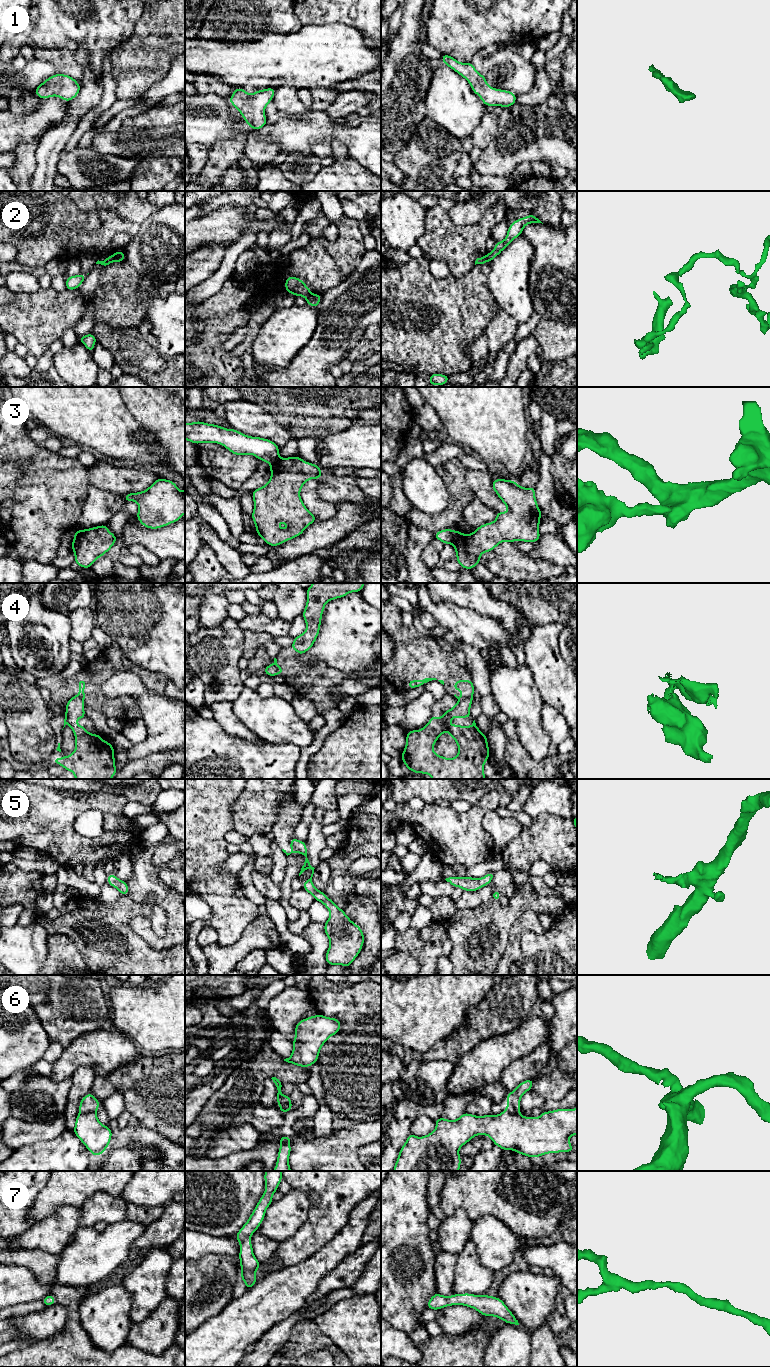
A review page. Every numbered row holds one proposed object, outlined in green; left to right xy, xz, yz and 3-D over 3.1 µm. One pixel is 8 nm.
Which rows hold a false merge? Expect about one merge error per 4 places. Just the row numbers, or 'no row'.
2, 3, 4, 6

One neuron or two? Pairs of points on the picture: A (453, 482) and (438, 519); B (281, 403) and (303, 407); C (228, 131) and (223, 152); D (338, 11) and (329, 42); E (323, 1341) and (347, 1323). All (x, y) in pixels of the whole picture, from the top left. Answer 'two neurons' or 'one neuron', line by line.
A: one neuron
B: one neuron
C: two neurons
D: two neurons
E: two neurons

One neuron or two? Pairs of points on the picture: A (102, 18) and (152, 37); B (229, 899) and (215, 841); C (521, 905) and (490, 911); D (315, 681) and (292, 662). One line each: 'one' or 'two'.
A: two
B: one
C: one
D: one

